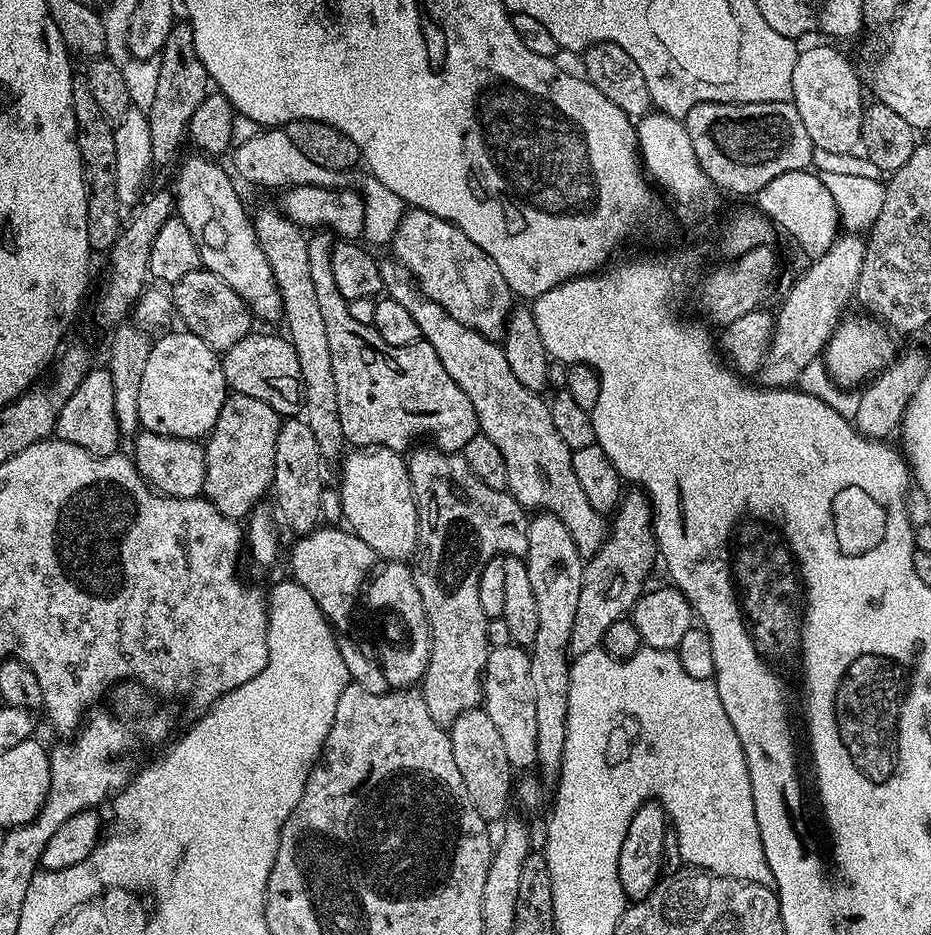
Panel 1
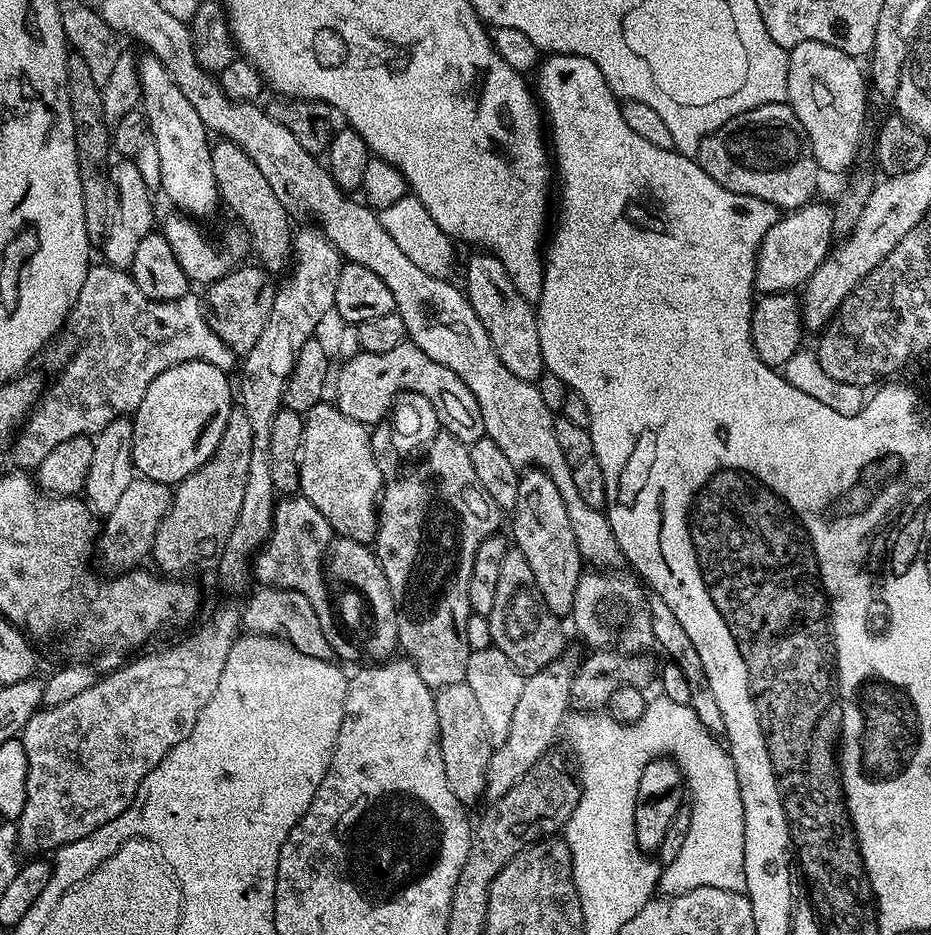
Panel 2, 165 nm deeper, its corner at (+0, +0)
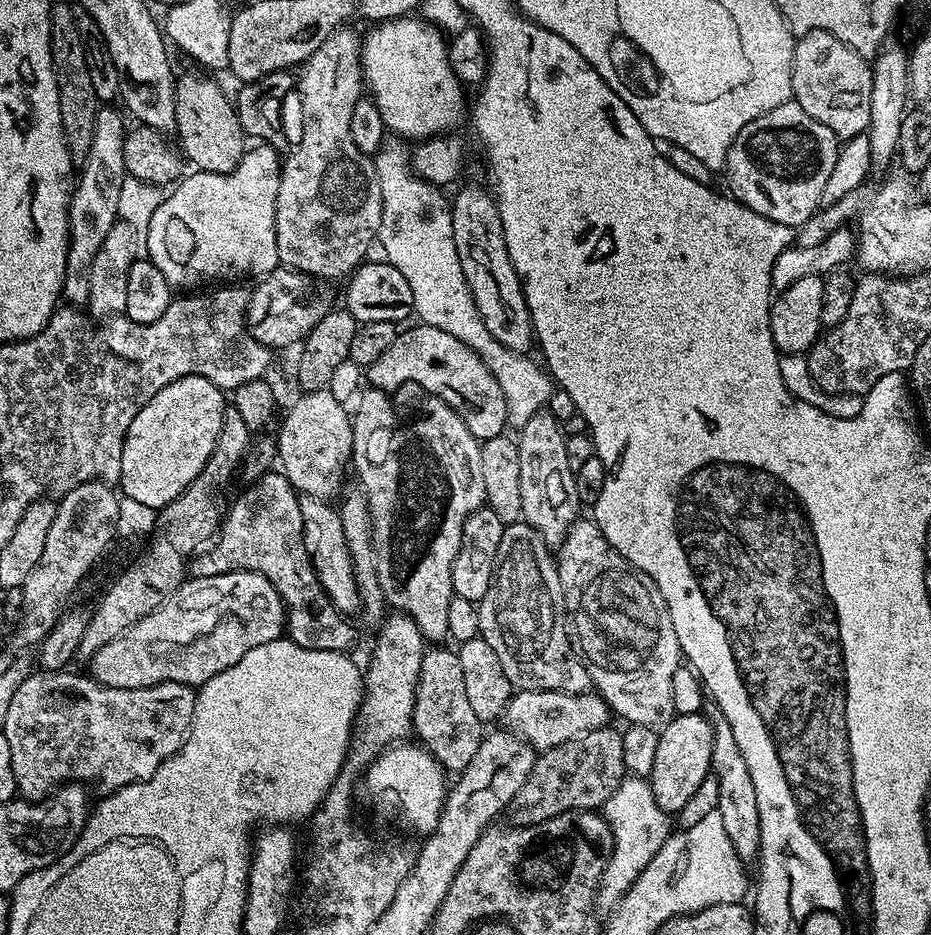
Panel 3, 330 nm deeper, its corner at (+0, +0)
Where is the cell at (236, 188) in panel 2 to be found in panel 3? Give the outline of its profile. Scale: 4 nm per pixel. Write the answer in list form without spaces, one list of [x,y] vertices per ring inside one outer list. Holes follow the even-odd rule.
[[[188,72],[181,73],[175,86],[176,136],[185,159],[197,171],[230,173],[246,151],[246,133],[238,122],[233,101],[221,88],[206,76]]]

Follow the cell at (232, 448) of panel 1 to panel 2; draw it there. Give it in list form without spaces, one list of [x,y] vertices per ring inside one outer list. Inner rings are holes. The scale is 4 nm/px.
[[[233,407],[214,454],[210,454],[207,462],[194,470],[194,474],[175,485],[172,505],[168,507],[166,518],[162,518],[162,526],[158,526],[150,553],[161,573],[172,578],[183,577],[191,568],[200,568],[207,560],[215,561],[223,552],[234,530],[234,522],[238,522],[238,510],[242,510],[246,477],[250,474],[250,450],[254,450],[254,429],[250,426],[250,418],[243,407]]]

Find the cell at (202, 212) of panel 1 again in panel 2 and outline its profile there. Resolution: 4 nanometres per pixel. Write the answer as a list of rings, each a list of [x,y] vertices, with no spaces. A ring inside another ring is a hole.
[[[141,55],[137,65],[140,75],[140,103],[148,122],[150,139],[158,146],[158,163],[162,165],[159,191],[168,195],[179,211],[194,218],[208,216],[216,207],[221,207],[220,191],[216,188],[214,169],[211,165],[213,145],[208,142],[210,133],[186,94],[178,90],[178,82],[170,78],[166,66],[157,56]]]

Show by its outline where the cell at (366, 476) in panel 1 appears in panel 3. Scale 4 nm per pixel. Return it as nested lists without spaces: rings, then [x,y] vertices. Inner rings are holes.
[[[332,390],[300,394],[285,414],[275,442],[279,467],[297,493],[331,501],[332,495],[341,491],[344,467],[347,469],[352,459],[352,417]]]

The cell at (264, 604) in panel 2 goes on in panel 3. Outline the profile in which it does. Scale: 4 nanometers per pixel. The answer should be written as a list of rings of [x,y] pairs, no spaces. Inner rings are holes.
[[[237,570],[234,572],[218,572],[215,576],[192,576],[185,579],[184,583],[178,586],[178,590],[174,590],[174,594],[170,594],[166,598],[166,602],[162,606],[158,606],[158,610],[146,614],[146,618],[142,618],[137,624],[127,628],[122,635],[114,638],[114,642],[106,642],[106,646],[102,646],[102,650],[94,653],[90,658],[90,664],[92,664],[90,675],[93,680],[97,680],[100,684],[105,684],[111,688],[145,688],[162,682],[182,682],[183,684],[199,686],[210,678],[222,674],[222,670],[234,666],[234,662],[238,662],[247,652],[254,650],[254,646],[262,646],[266,642],[281,639],[285,628],[286,609],[282,598],[278,594],[278,590],[274,590],[274,586],[262,574]]]

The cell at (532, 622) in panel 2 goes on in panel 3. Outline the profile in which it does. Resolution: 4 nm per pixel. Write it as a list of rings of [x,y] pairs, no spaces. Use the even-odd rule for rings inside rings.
[[[517,522],[505,527],[498,546],[496,577],[490,590],[486,590],[486,598],[482,598],[478,605],[478,626],[479,639],[487,642],[494,654],[498,654],[498,662],[502,662],[502,670],[506,670],[506,678],[510,678],[513,689],[525,692],[587,692],[593,687],[584,663],[572,651],[557,557],[538,530],[529,524]]]

